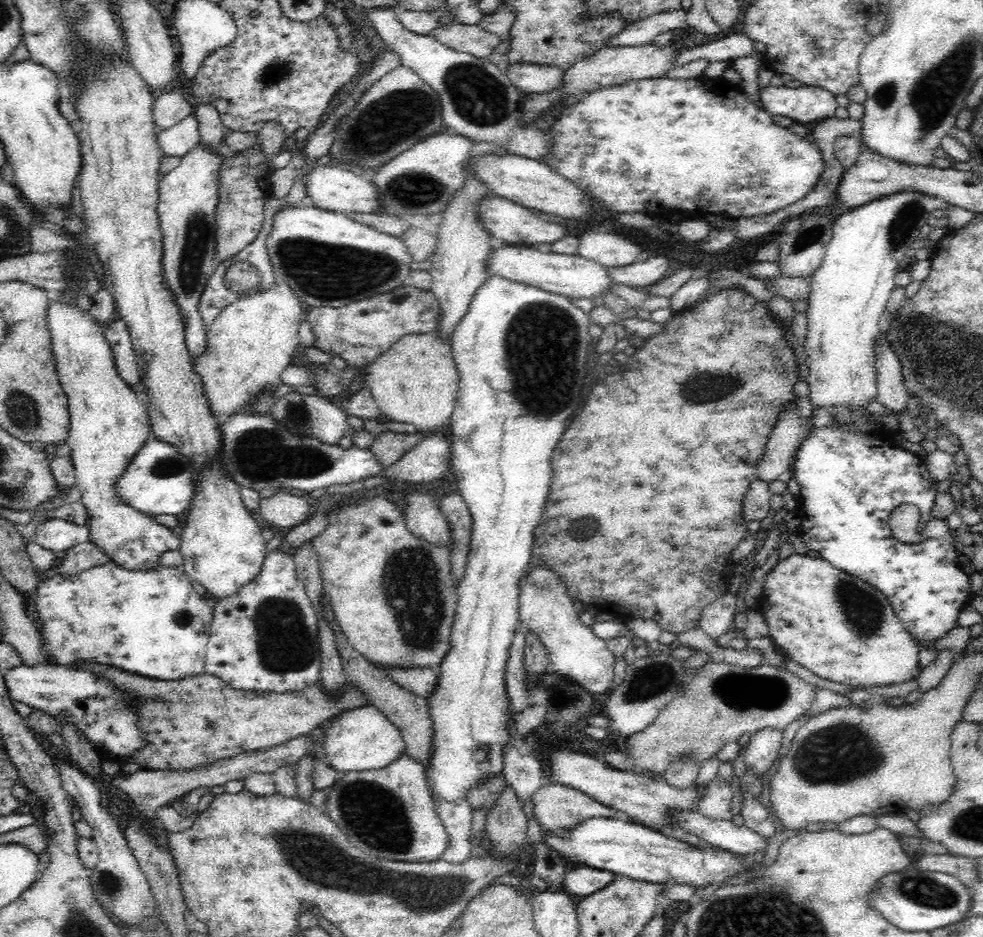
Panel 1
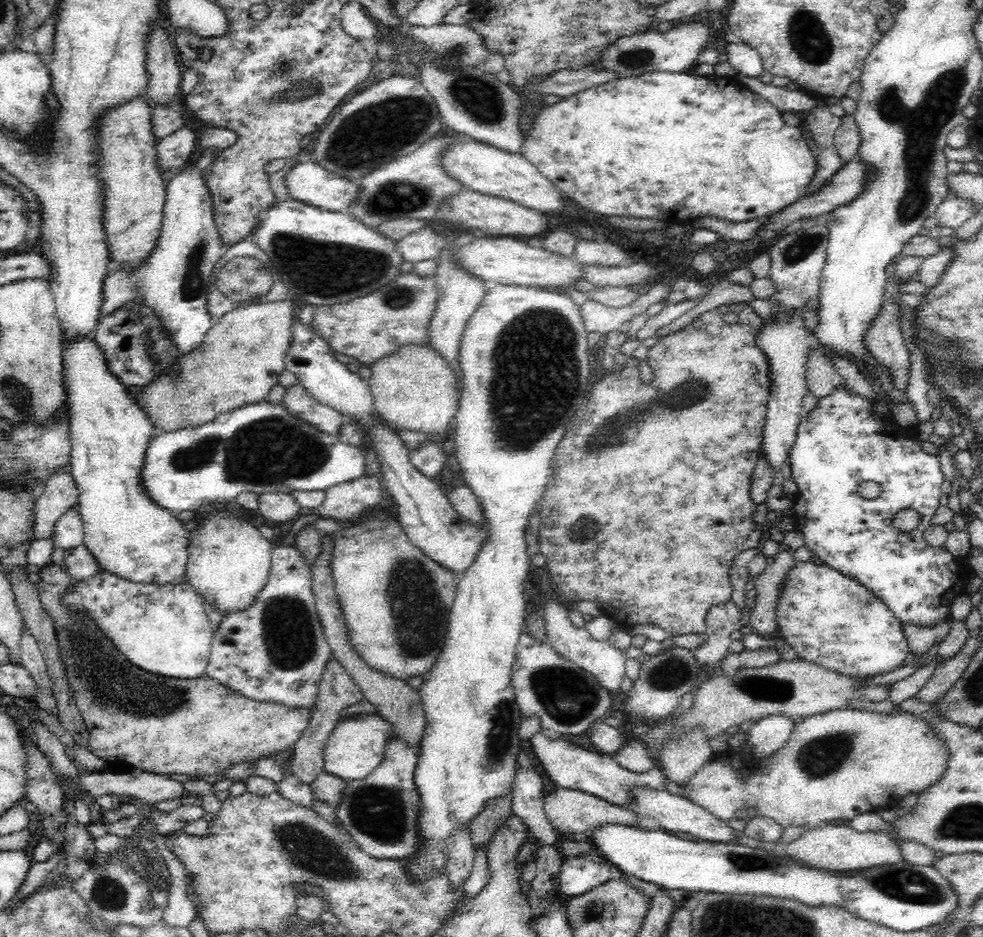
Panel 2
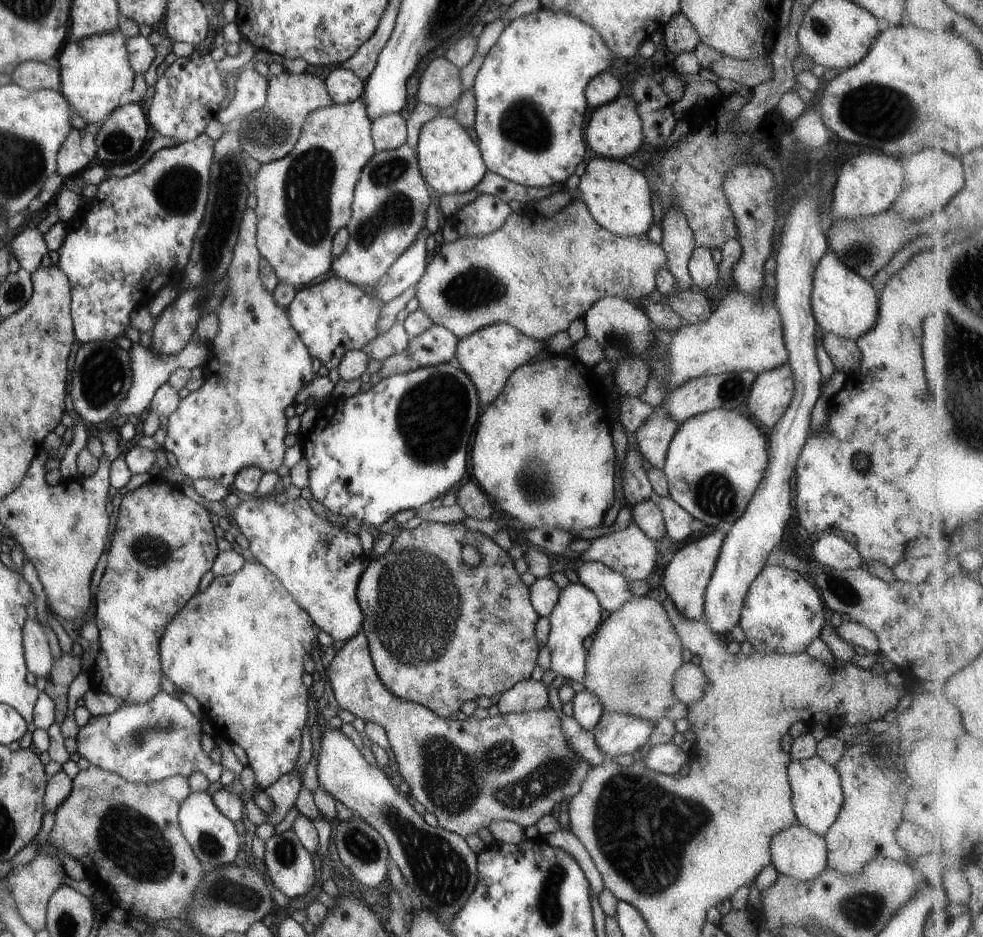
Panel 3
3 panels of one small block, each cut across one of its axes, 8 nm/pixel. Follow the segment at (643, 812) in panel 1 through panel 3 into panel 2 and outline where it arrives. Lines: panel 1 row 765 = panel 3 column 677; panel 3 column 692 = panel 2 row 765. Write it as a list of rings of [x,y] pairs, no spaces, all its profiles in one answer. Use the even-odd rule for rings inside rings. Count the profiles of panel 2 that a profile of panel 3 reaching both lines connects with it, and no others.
[[[544,731],[536,732],[530,740],[530,748],[538,758],[548,778],[558,788],[579,790],[617,804],[628,809],[628,790],[632,786],[650,786],[654,790],[664,790],[664,775],[662,766],[655,761],[654,768],[647,773],[636,774],[622,768],[611,755],[600,755],[598,752],[588,751],[568,741],[547,737]]]

